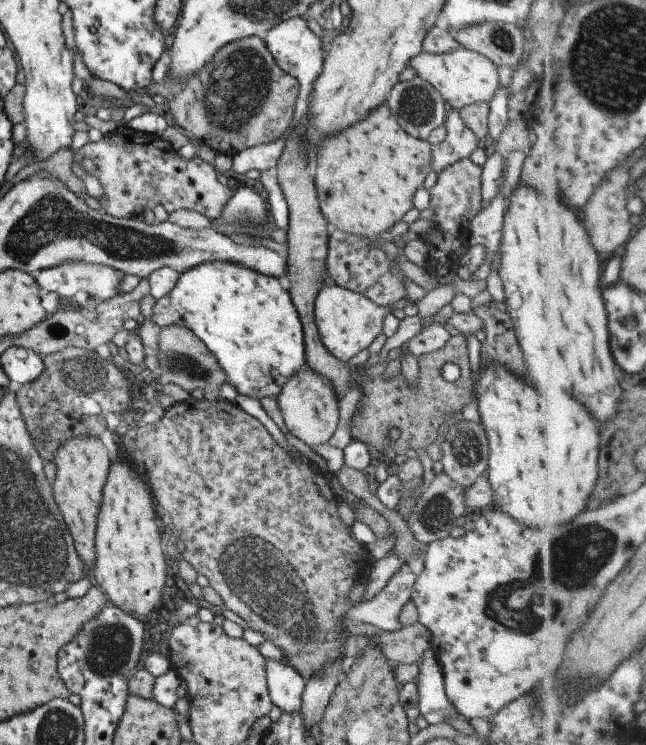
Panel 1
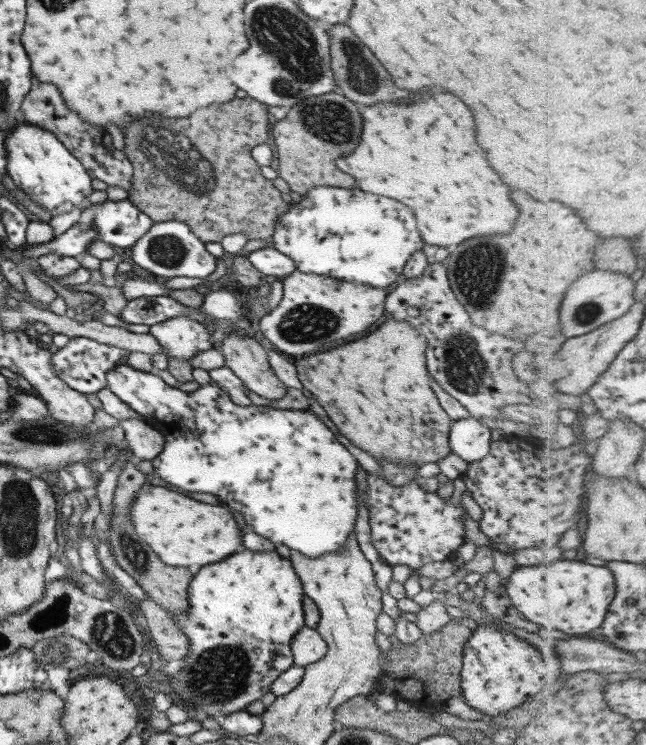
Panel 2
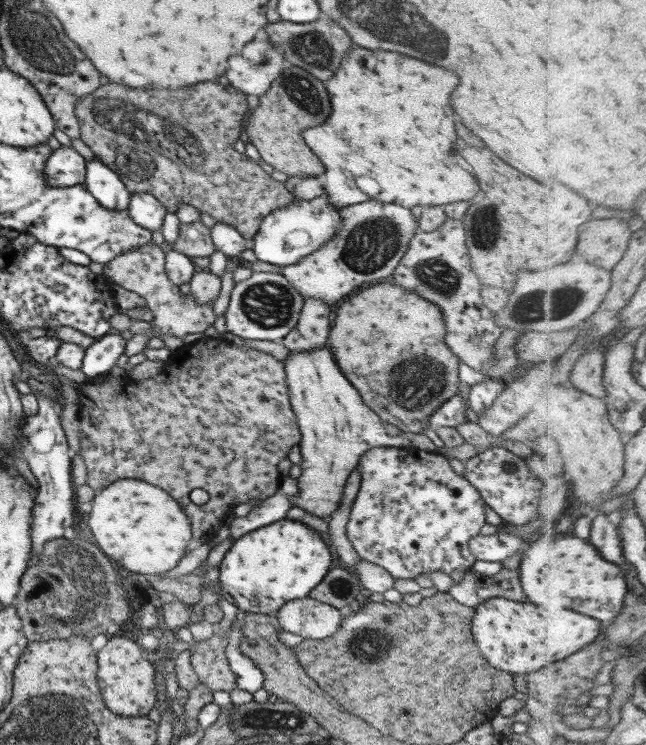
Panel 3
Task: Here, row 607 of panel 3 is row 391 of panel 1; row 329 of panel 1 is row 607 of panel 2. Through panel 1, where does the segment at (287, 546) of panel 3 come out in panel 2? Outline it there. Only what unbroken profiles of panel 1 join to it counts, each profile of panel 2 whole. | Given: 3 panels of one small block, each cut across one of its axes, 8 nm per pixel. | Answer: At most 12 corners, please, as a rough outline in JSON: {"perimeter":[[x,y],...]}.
{"perimeter":[[244,548],[189,581],[171,703],[219,722],[294,666],[301,582]]}

